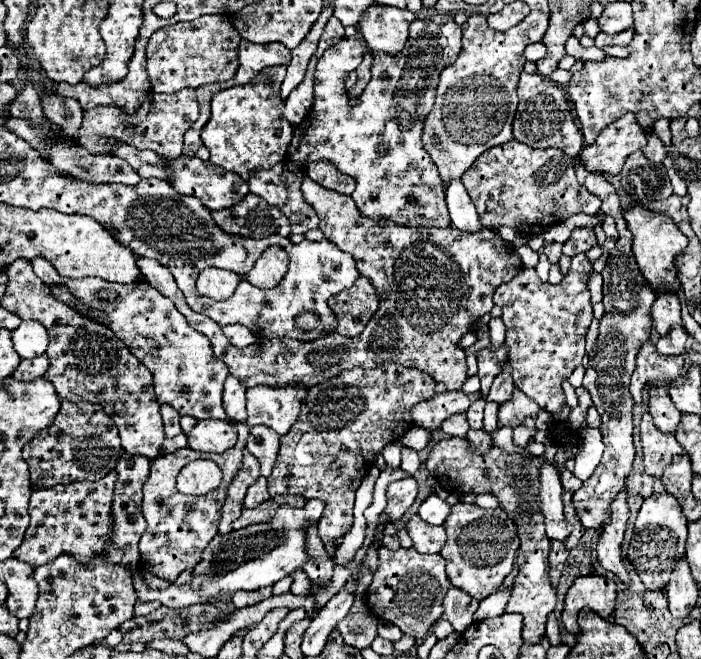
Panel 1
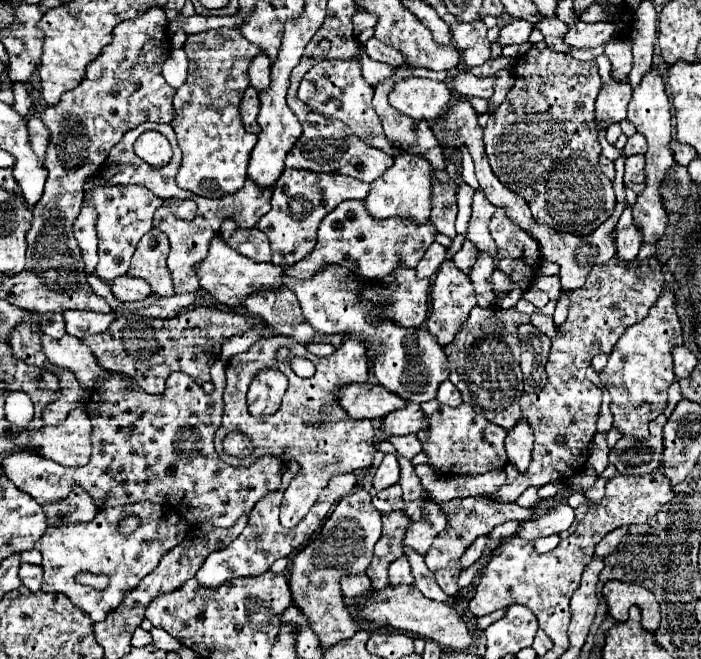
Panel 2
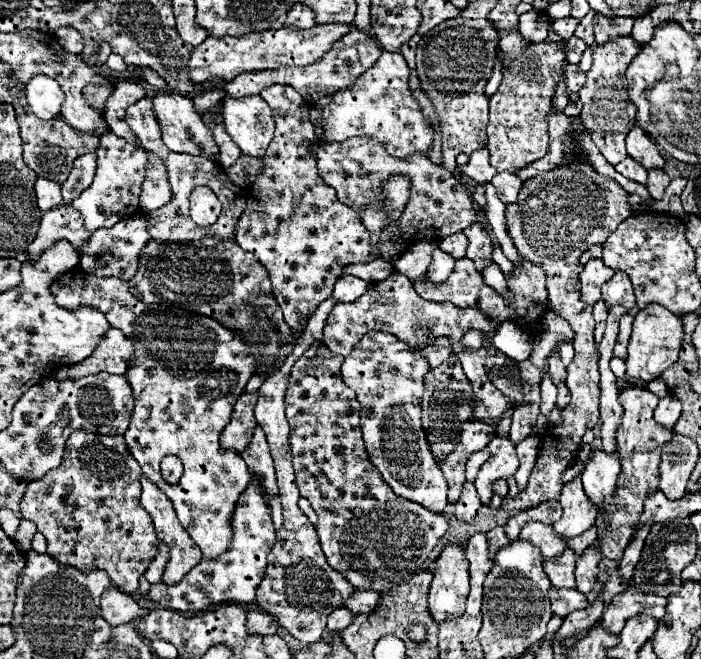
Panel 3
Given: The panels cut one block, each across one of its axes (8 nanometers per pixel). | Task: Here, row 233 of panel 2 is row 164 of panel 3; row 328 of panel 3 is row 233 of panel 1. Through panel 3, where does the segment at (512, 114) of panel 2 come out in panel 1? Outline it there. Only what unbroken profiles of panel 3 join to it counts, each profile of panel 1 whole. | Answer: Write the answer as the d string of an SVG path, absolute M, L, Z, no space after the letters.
M576 228L570 236L570 240L564 244L564 254L566 256L576 256L576 254L586 254L592 246L596 244L594 230L590 228Z

